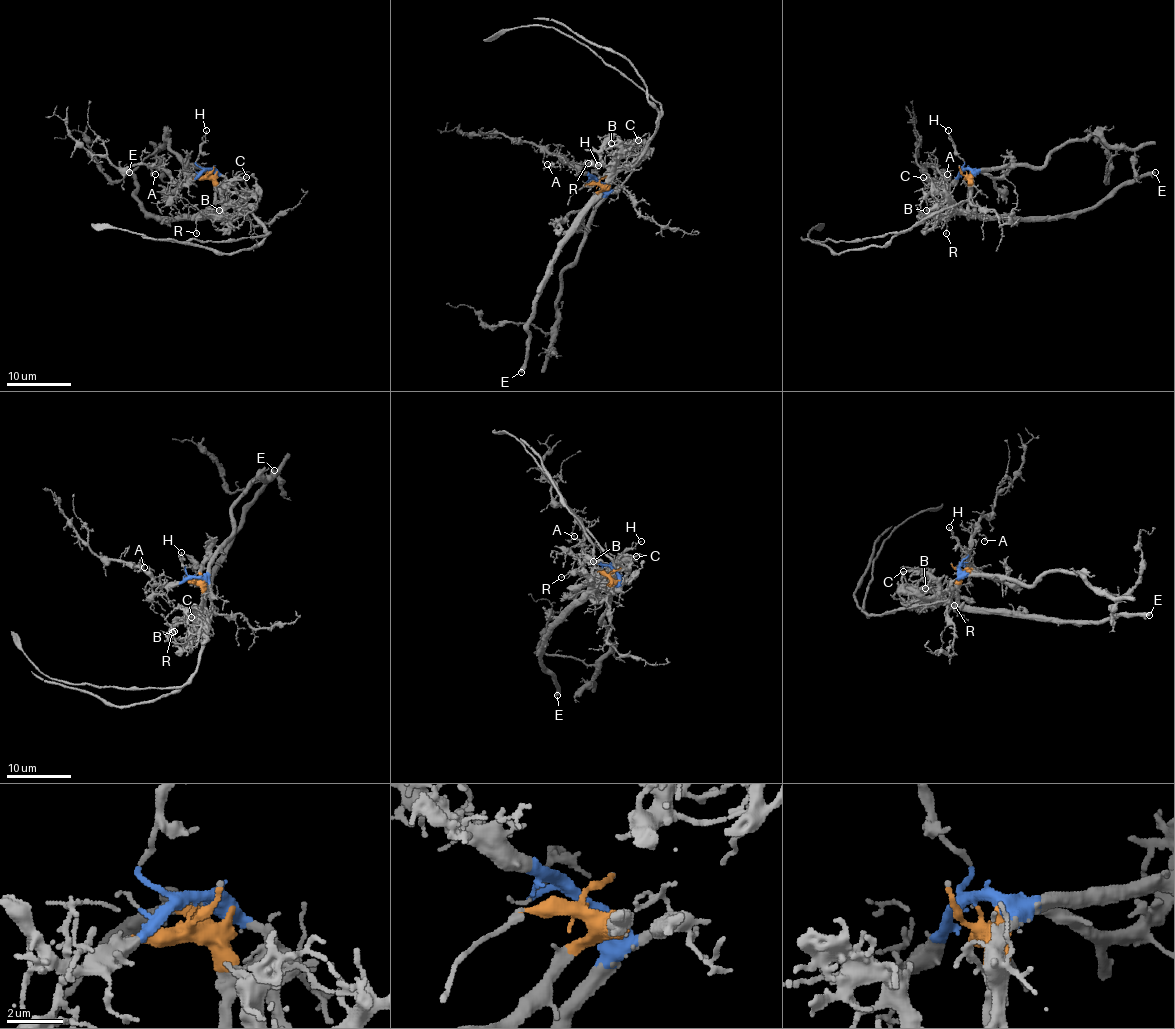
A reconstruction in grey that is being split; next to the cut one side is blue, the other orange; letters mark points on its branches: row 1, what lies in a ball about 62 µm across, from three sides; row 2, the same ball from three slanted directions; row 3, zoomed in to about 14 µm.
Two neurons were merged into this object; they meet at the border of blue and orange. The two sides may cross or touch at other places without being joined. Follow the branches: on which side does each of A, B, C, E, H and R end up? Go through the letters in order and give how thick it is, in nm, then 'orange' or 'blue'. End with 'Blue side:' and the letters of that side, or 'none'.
A: 150 nm | blue
B: 130 nm | orange
C: 140 nm | orange
E: 480 nm | orange
H: 80 nm | blue
R: 140 nm | orange
Blue side: A, H

